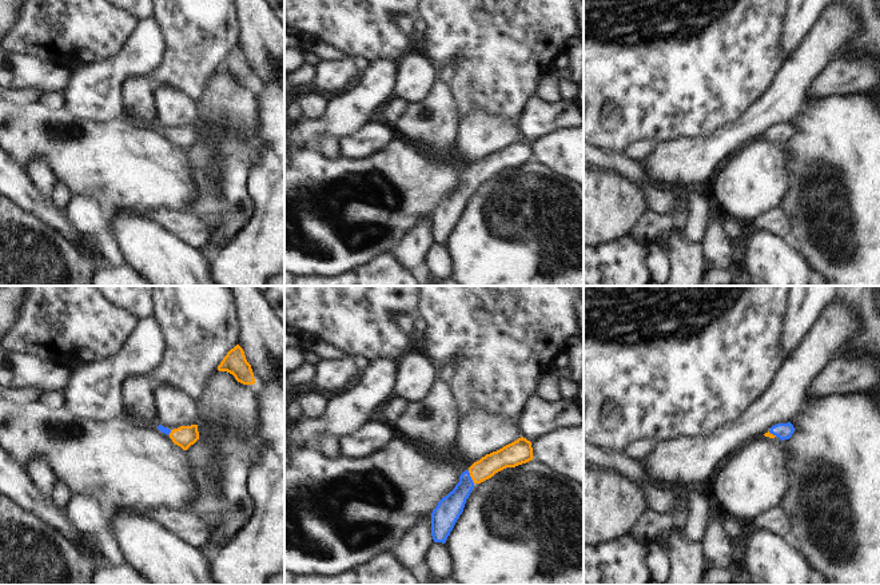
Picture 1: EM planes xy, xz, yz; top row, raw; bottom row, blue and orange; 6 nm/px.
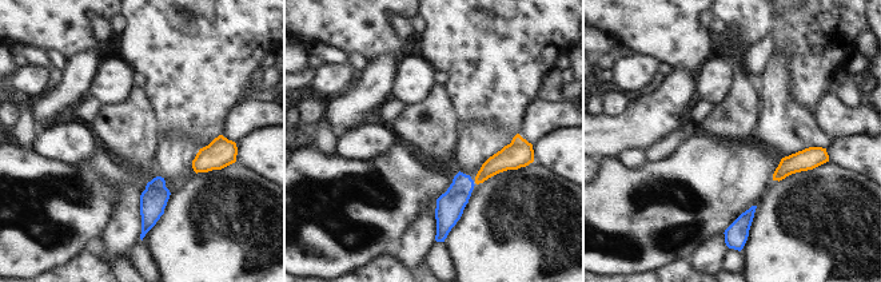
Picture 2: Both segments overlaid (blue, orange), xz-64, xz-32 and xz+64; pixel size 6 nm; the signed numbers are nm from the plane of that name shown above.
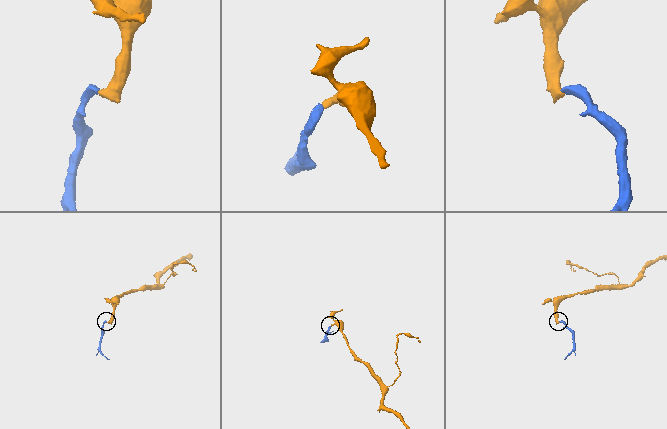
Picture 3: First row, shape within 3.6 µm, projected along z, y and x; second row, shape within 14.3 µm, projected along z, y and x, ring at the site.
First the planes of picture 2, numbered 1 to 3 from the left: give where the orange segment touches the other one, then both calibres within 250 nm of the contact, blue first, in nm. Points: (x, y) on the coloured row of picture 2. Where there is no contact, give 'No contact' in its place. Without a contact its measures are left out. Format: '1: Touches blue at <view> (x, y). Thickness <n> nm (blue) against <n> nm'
1: No contact
2: No contact
3: No contact

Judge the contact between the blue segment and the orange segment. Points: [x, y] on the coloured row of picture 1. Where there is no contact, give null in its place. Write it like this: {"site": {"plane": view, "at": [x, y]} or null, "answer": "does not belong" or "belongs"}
{"site": {"plane": "xz", "at": [470, 477]}, "answer": "belongs"}

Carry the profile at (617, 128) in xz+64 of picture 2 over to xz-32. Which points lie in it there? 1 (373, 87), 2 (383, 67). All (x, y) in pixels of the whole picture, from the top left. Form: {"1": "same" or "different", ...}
{"1": "same", "2": "same"}

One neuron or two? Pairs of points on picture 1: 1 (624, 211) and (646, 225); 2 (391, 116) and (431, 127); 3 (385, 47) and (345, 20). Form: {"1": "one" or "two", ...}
{"1": "two", "2": "two", "3": "one"}

